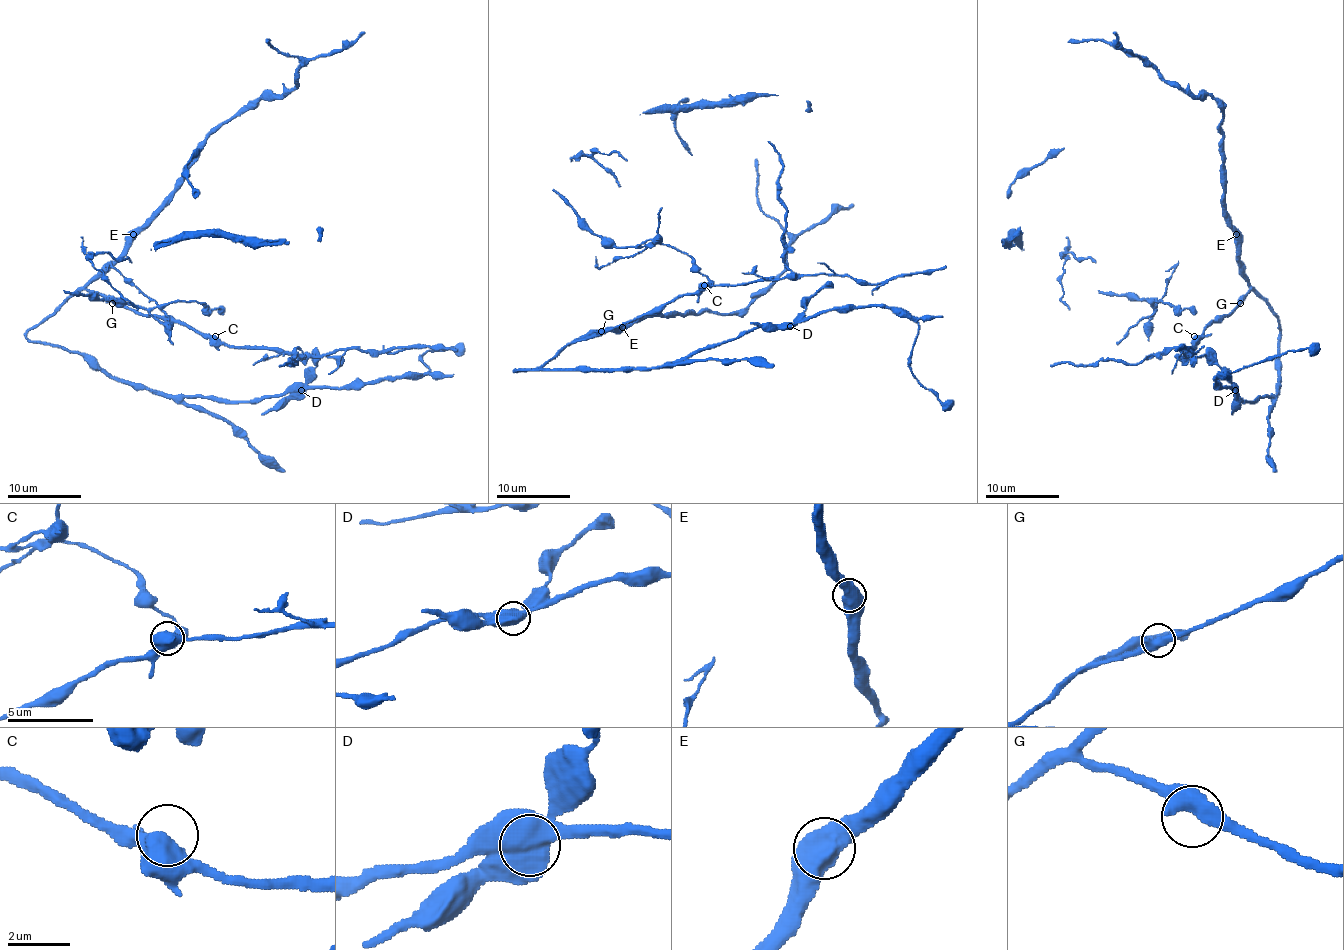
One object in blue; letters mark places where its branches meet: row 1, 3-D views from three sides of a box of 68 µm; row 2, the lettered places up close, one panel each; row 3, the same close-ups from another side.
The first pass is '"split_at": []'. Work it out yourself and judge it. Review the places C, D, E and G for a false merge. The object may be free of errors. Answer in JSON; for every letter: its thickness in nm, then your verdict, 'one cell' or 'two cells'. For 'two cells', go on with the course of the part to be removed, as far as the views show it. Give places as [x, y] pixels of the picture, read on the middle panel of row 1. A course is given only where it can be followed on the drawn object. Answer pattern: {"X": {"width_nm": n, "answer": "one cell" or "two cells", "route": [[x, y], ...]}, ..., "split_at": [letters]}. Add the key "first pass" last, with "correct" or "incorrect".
{"C": {"width_nm": 500, "answer": "one cell"}, "D": {"width_nm": 750, "answer": "two cells", "route": [[789, 326], [811, 298], [833, 283]]}, "E": {"width_nm": 650, "answer": "one cell"}, "G": {"width_nm": 550, "answer": "one cell"}, "split_at": ["D"], "first pass": "incorrect"}

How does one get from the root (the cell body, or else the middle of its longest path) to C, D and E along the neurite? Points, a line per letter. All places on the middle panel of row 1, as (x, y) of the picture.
C: (605, 331), (644, 315), (658, 313), (677, 298), (697, 292), (704, 285)
D: (605, 331), (568, 342), (537, 368), (515, 370), (671, 366), (758, 327), (789, 326)
E: (605, 331), (576, 340), (622, 327)

